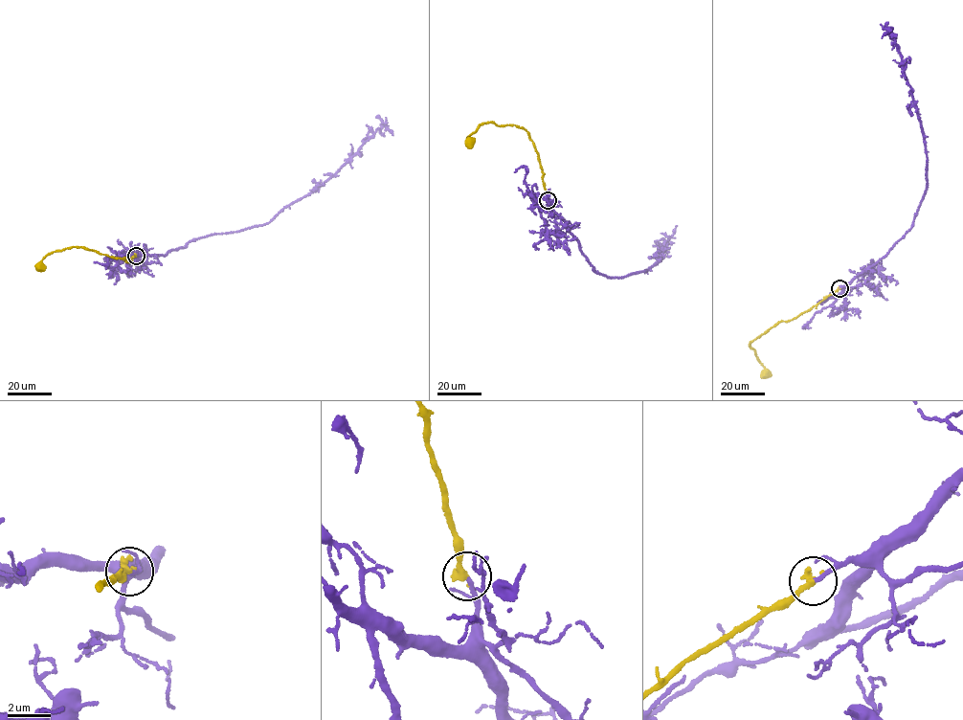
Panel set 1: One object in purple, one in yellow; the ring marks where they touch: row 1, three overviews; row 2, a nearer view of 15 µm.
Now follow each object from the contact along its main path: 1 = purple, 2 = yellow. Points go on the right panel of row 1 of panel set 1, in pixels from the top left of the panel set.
1: (839, 288), (884, 257), (910, 230), (928, 187), (924, 138), (891, 29), (882, 38)
2: (839, 288), (807, 311), (780, 321), (750, 342), (749, 345), (765, 372)

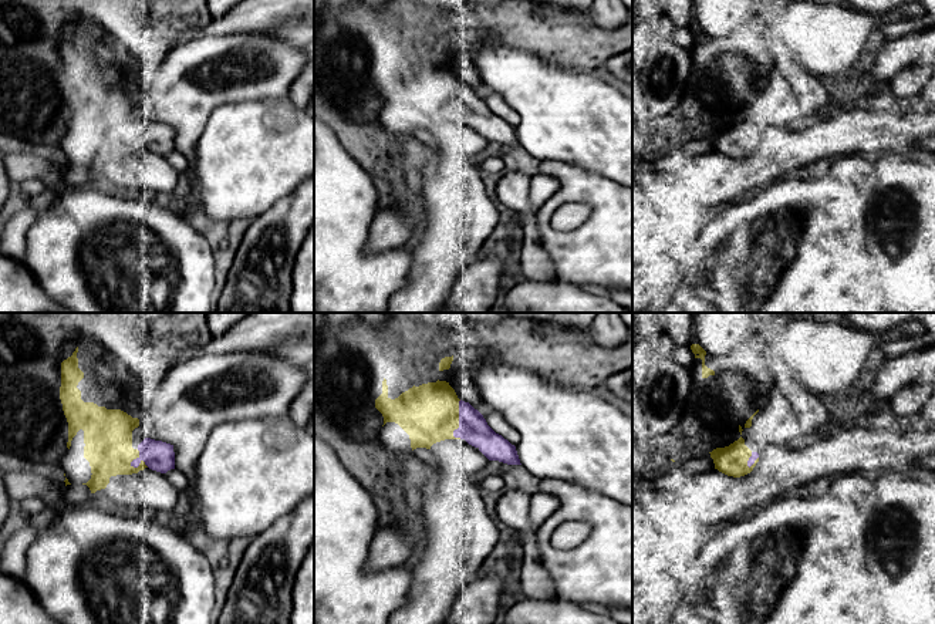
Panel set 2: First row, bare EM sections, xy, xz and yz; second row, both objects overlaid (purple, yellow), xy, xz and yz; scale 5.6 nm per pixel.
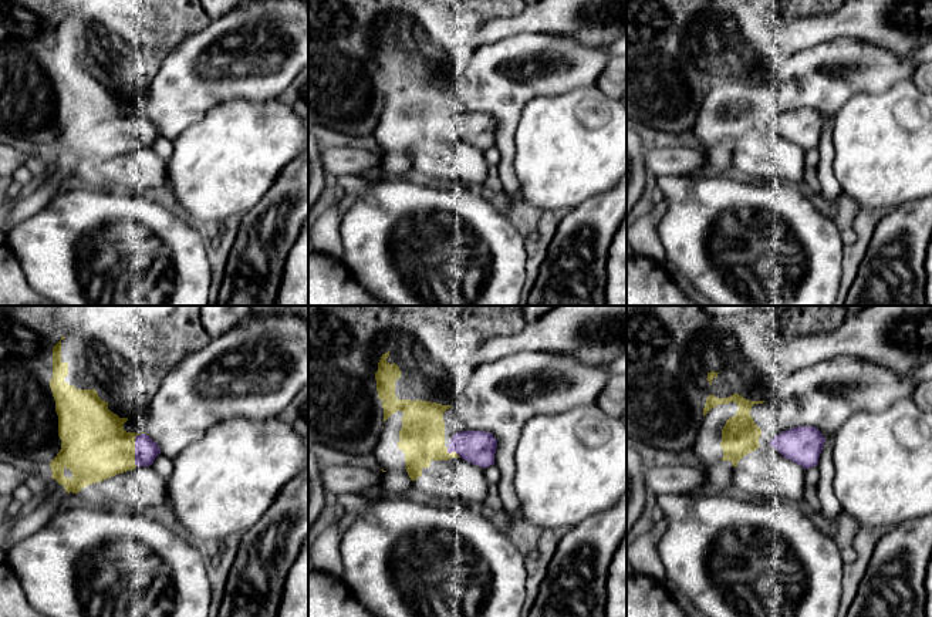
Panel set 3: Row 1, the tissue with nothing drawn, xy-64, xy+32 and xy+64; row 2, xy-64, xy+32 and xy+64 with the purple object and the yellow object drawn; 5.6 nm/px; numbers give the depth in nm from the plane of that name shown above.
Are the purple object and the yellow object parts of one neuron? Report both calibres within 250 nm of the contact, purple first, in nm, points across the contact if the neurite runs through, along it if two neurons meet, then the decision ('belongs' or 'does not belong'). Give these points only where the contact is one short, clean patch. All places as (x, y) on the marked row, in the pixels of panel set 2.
calibres 160 and 320 nm; belongs

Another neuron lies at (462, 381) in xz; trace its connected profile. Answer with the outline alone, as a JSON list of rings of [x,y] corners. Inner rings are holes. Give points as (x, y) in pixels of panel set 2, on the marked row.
[[[455,370],[449,385],[455,389],[459,399],[469,402],[482,415],[486,412],[486,404],[479,398],[477,385],[468,370]]]

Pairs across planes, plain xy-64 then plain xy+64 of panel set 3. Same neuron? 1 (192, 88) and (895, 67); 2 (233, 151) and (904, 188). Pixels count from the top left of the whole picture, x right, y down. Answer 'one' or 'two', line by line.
1: one
2: one

